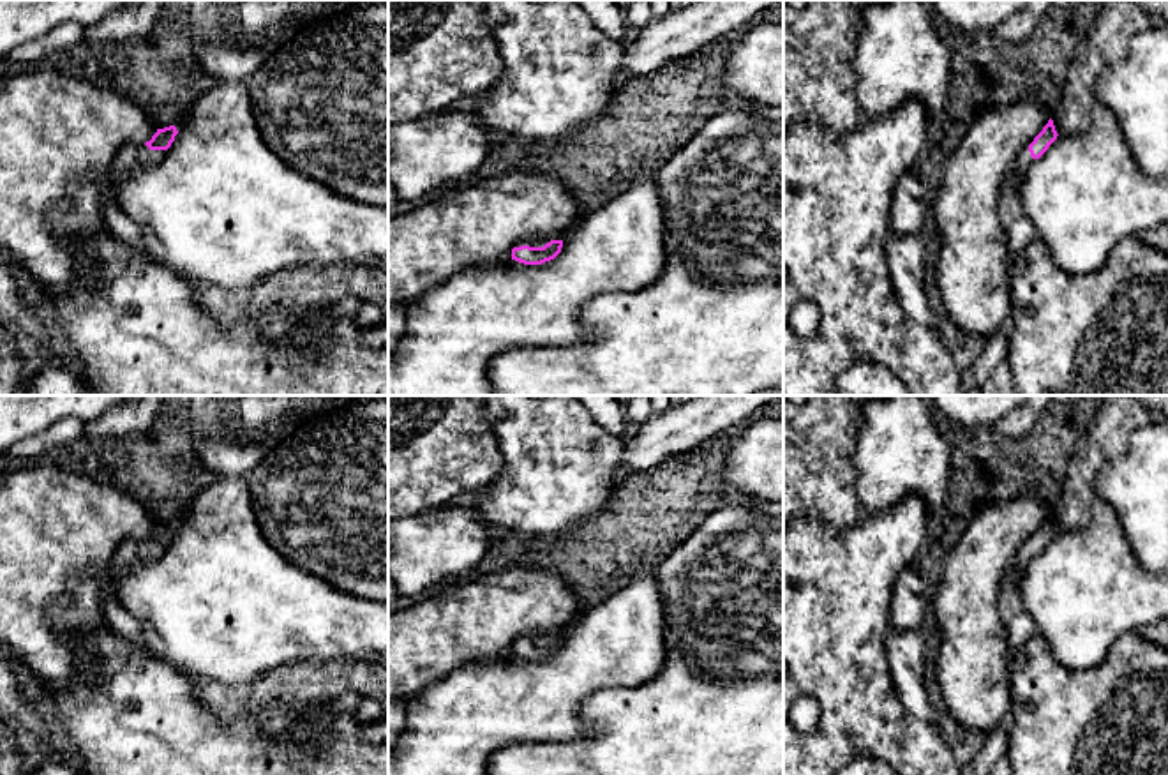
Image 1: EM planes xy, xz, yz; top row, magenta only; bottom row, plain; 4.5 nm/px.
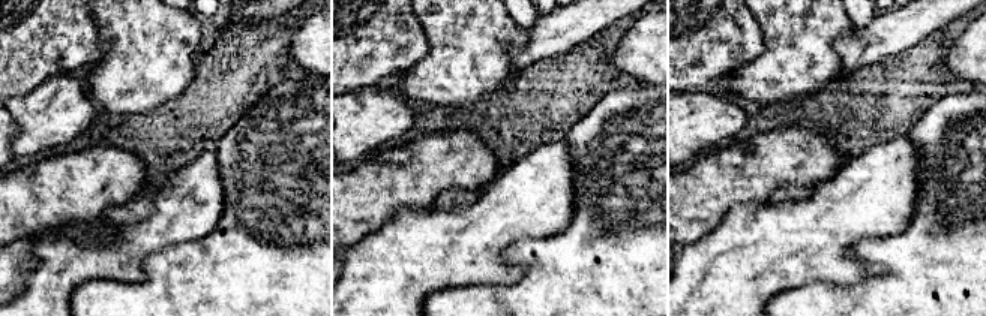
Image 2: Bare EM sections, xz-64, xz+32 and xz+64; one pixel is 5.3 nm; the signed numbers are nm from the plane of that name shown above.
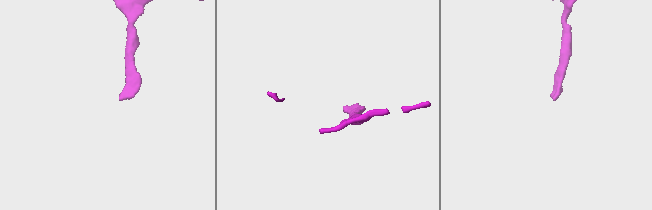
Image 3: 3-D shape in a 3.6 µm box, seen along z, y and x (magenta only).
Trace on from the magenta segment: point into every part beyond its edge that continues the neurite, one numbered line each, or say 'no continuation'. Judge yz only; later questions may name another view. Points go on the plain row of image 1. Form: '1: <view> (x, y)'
1: yz (1020, 627)

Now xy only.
1: xy (119, 618)

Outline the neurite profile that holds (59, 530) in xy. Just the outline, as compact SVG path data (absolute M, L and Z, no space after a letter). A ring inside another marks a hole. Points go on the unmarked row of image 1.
M51 464L5 468L0 473L0 641L44 681L64 685L78 667L81 636L106 627L102 586L113 554L125 540L145 540L155 517L134 498L86 475Z

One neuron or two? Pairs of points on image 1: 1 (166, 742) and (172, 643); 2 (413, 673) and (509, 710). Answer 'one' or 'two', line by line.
1: two
2: two

